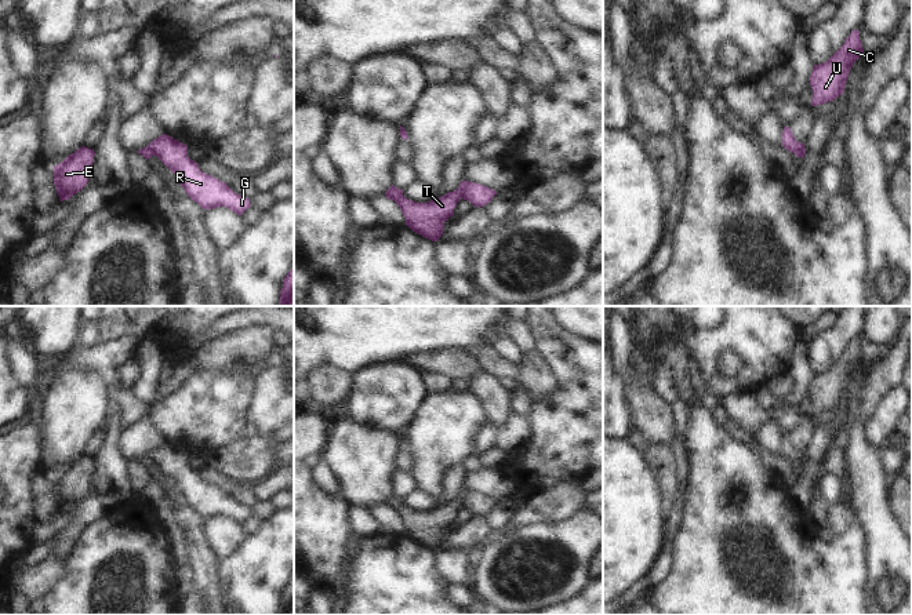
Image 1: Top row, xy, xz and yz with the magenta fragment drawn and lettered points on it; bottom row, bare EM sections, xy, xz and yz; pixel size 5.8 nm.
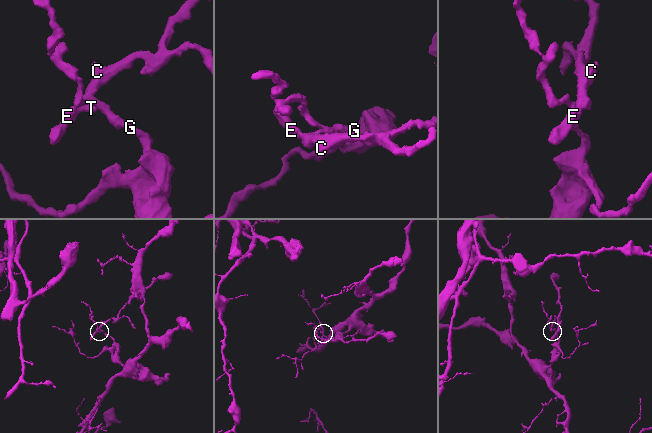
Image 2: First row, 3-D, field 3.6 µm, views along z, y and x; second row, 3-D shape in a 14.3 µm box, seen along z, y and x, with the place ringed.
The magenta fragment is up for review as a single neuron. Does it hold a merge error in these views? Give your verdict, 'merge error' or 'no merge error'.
merge error

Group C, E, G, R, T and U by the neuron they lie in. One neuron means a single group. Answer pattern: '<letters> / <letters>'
C E T U / G R

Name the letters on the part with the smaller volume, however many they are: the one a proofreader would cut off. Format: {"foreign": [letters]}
{"foreign": ["C", "E", "T", "U"]}

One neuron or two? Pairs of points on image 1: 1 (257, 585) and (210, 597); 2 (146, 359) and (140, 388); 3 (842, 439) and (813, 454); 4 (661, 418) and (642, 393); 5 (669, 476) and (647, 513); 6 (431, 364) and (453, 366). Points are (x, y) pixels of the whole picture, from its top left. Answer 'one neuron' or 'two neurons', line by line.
1: two neurons
2: one neuron
3: two neurons
4: one neuron
5: two neurons
6: one neuron

